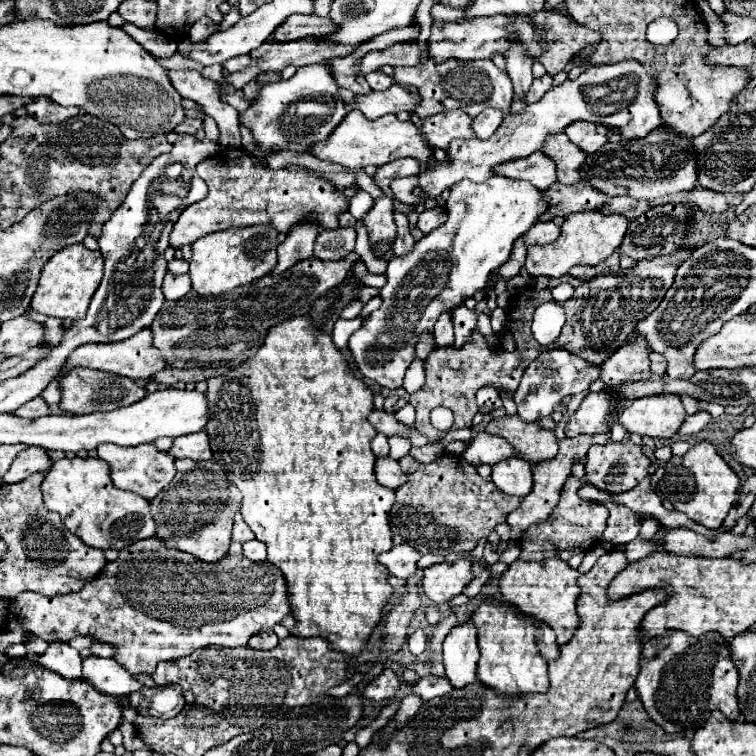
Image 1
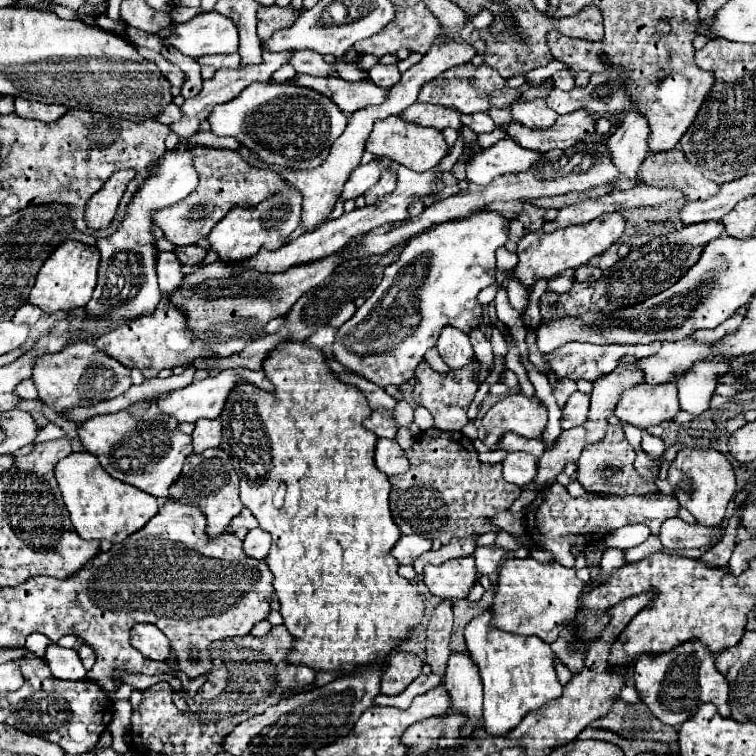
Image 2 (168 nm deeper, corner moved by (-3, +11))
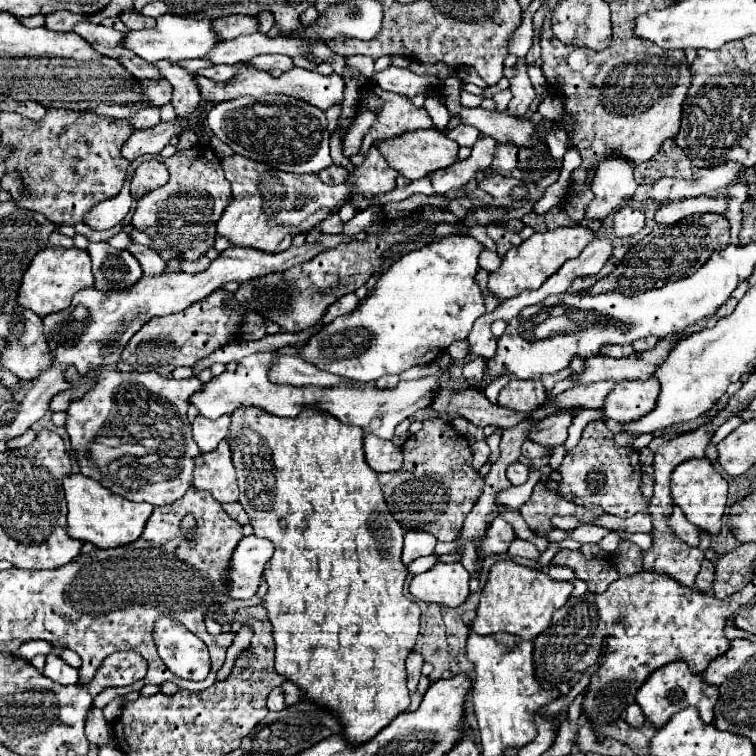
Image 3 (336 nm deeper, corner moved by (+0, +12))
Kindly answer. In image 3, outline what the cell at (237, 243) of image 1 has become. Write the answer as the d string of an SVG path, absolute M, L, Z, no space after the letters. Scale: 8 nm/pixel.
M239 154L223 158L221 164L231 182L233 200L217 222L217 234L225 236L233 246L273 252L287 234L295 236L301 228L309 230L325 220L347 192L345 184L327 186L317 174L287 174Z

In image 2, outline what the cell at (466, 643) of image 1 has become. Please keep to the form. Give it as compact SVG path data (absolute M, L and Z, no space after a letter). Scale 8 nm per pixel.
M454 651L450 655L444 685L452 697L454 709L468 715L468 723L462 727L462 733L468 737L482 719L482 681L478 677L478 665L470 661L470 653Z

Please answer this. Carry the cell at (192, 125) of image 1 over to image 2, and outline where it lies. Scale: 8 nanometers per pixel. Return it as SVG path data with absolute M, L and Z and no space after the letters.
M168 105L160 115L158 115L158 121L162 121L162 123L166 123L166 125L172 125L174 121L178 121L178 117L182 115L182 109L178 107L178 105Z

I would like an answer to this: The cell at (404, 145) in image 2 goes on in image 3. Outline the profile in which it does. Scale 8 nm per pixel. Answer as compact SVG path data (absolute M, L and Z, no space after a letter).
M437 130L407 132L403 136L377 142L375 146L383 152L383 156L387 158L391 168L395 168L399 174L403 174L409 180L419 180L433 170L449 168L451 164L457 162L457 152L459 152L459 146L453 140L449 140L443 132L437 132Z

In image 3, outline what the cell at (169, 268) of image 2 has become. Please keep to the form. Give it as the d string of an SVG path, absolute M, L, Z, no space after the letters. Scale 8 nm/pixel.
M131 244L131 246L127 246L125 250L131 252L131 254L139 260L139 264L141 264L145 276L159 276L159 274L163 274L163 270L165 270L165 262L163 262L161 256L159 256L157 252L153 252L149 246Z

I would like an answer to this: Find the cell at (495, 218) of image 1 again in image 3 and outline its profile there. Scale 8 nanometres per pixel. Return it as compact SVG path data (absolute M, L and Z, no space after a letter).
M451 234L405 254L379 276L355 312L323 326L299 348L299 356L319 370L359 382L375 382L383 374L431 364L449 344L465 340L473 322L487 312L475 282L481 250L483 244L473 236Z

